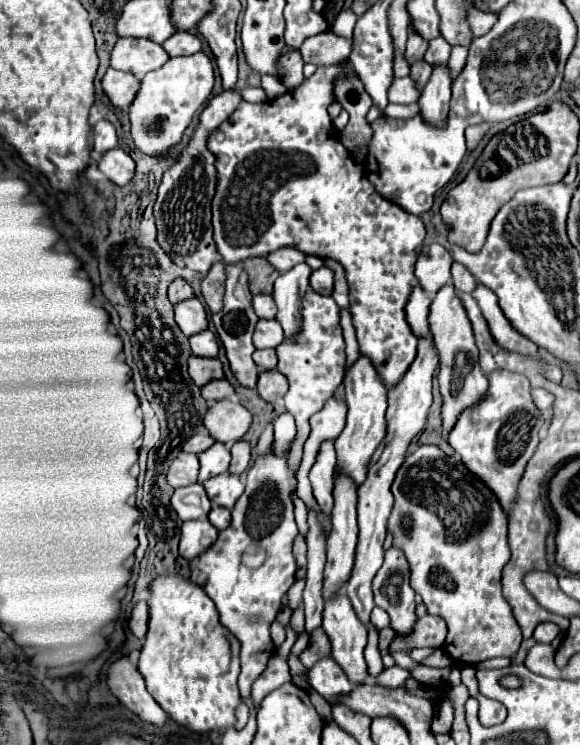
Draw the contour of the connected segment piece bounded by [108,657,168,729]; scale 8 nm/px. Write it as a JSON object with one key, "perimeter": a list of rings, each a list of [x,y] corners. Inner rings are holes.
{"perimeter":[[[122,657],[110,665],[108,687],[128,711],[138,715],[140,721],[144,721],[156,729],[162,729],[166,725],[168,715],[148,695],[144,679],[142,679],[138,667],[134,665],[132,657]]]}

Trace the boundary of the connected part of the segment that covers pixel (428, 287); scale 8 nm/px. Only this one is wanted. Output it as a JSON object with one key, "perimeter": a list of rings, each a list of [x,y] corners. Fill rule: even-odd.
{"perimeter":[[[438,243],[422,247],[414,273],[426,293],[434,295],[440,287],[444,287],[452,279],[452,273],[450,273],[452,261],[454,259],[450,251]]]}

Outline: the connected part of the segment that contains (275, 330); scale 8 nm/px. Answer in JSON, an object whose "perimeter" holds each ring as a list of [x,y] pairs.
{"perimeter":[[[260,319],[256,323],[254,331],[254,343],[258,349],[266,347],[278,347],[280,341],[284,339],[284,331],[276,319]]]}

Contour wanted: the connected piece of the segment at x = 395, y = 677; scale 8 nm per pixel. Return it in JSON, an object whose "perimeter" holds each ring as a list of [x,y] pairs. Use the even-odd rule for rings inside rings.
{"perimeter":[[[390,667],[390,669],[384,669],[378,677],[374,677],[374,683],[376,685],[380,685],[380,687],[384,687],[384,689],[396,689],[396,687],[400,687],[402,683],[404,683],[404,679],[408,679],[410,677],[410,673],[406,671],[406,669],[402,669],[402,667]]]}

